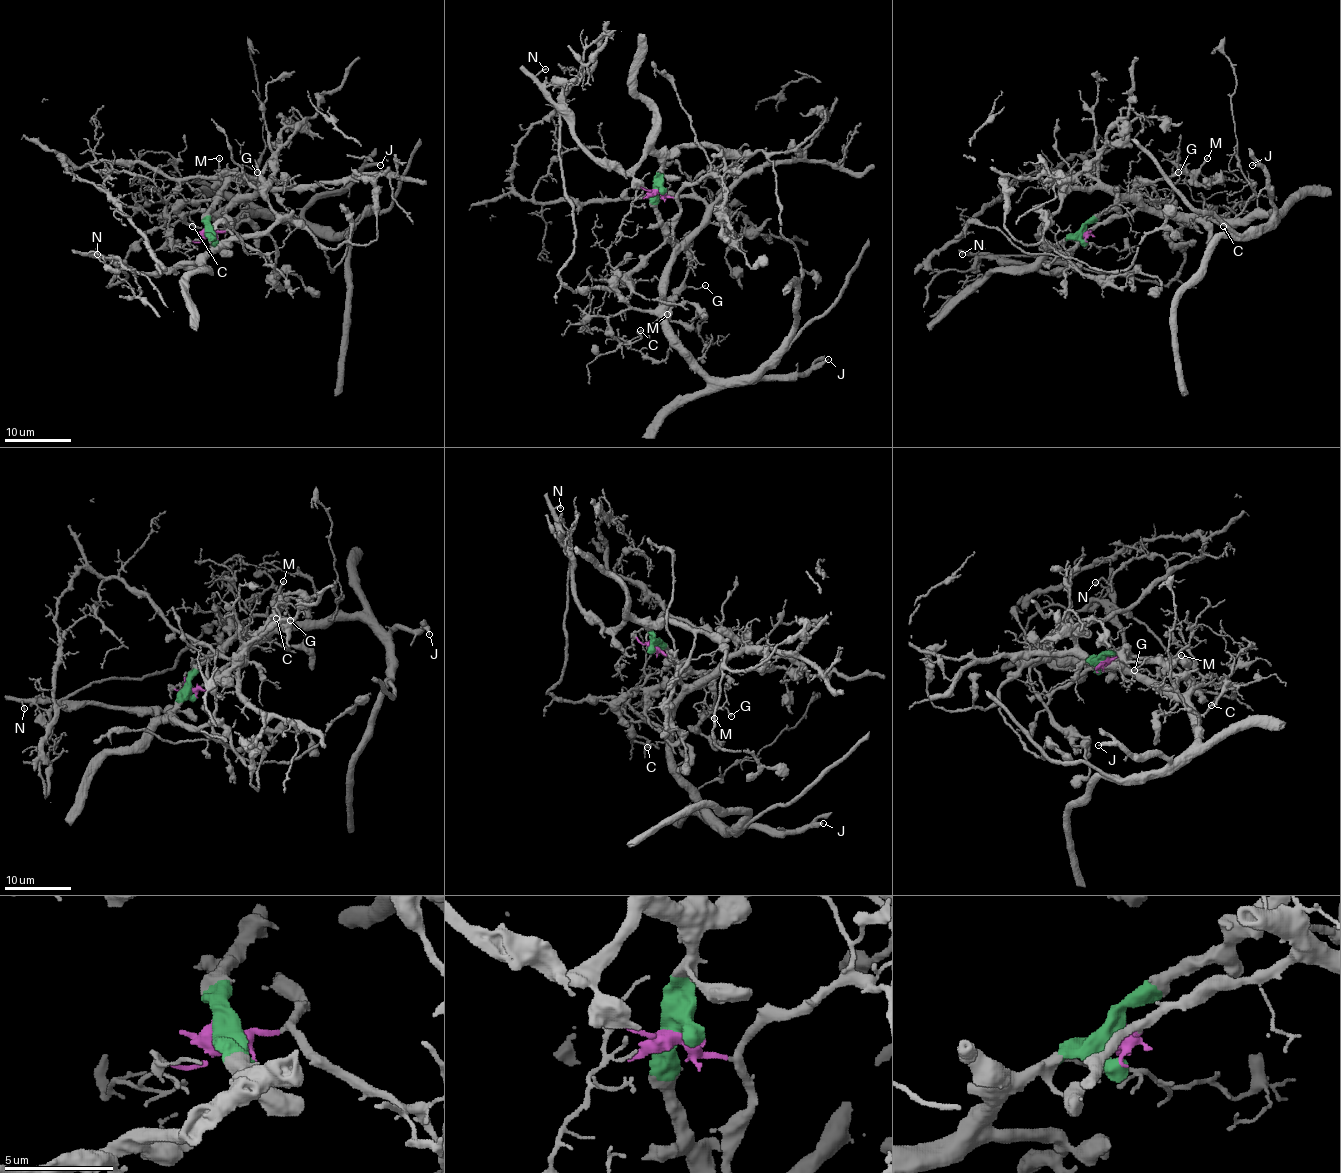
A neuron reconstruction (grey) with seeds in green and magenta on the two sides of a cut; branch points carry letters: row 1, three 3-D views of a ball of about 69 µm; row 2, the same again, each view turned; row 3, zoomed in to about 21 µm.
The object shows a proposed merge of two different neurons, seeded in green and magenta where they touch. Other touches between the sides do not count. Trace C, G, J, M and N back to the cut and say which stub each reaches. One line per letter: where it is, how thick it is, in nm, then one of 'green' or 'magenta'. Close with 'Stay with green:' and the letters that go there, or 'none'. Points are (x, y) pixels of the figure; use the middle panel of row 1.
C: place (640, 330); calibre 130 nm; magenta
G: place (705, 285); calibre 130 nm; green
J: place (828, 359); calibre 240 nm; magenta
M: place (667, 314); calibre 180 nm; green
N: place (545, 69); calibre 160 nm; green
Stay with green: G, M, N

